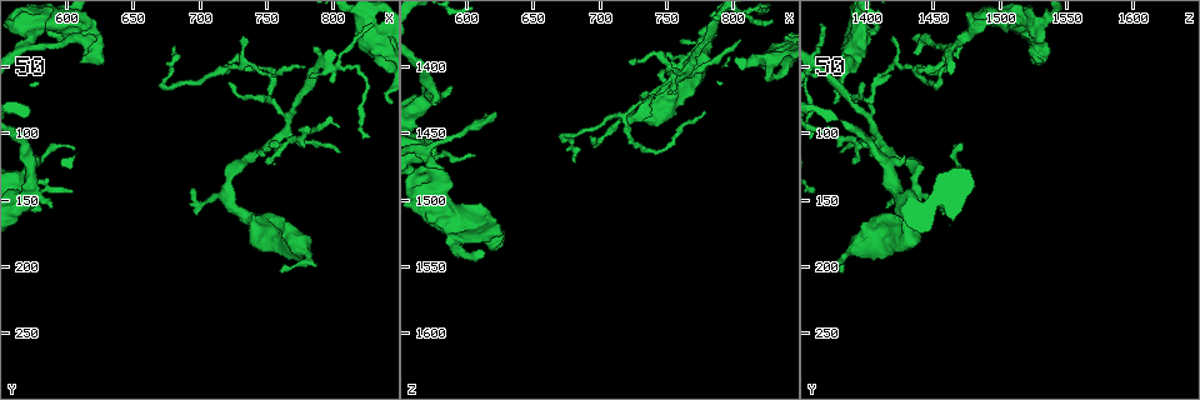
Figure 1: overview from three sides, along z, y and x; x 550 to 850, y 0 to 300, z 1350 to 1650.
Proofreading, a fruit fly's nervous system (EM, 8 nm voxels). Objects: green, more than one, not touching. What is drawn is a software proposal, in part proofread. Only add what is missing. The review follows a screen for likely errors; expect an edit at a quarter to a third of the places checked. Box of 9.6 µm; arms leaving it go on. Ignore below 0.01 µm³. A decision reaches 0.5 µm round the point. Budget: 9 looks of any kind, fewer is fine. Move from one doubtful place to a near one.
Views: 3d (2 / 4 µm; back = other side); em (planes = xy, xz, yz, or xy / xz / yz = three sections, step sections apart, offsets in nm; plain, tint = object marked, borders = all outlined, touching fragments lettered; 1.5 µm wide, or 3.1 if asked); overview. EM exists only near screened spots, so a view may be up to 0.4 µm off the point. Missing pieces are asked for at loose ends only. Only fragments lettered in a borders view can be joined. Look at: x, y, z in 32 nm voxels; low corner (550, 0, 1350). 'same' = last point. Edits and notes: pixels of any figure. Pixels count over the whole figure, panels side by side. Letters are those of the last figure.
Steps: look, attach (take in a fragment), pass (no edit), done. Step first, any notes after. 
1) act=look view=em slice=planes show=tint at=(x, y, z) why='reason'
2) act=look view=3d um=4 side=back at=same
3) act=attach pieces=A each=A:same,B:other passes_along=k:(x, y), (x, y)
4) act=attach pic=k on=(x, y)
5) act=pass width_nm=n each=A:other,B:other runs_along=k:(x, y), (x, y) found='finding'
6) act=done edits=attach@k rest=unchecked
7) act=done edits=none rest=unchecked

act=look view=3d um=2 at=(626, 48, 1524) why='stops while still wide'

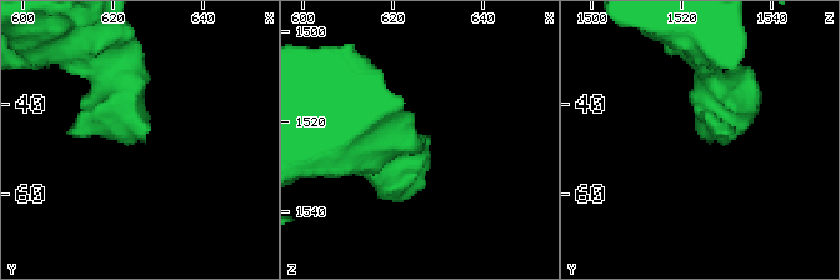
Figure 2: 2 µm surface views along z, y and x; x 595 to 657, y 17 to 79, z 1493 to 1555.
act=look view=em slice=xz step=8 show=plain at=(627, 47, 1525)

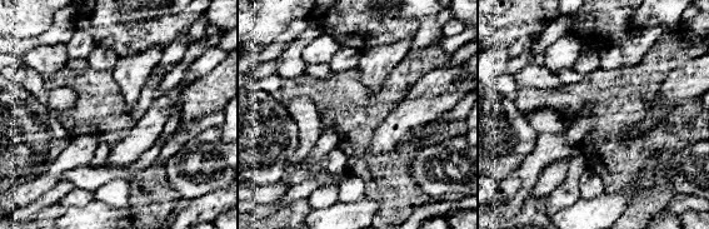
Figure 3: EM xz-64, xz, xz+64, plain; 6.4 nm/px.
act=look view=em slice=xz step=8 show=borders at=same why='see the neighbours'

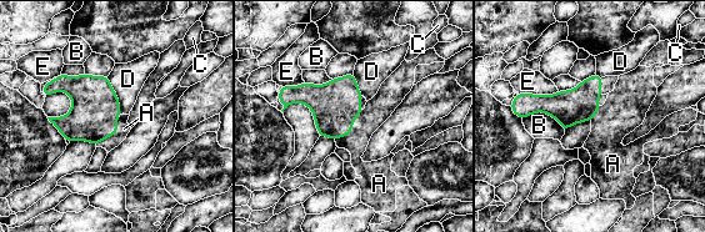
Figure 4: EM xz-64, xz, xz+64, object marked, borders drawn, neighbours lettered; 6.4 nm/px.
act=attach pieces=A each=A:same,B:other,C:other,D:other,E:other found='it goes on there'

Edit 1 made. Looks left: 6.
act=look view=overview why='redraw'

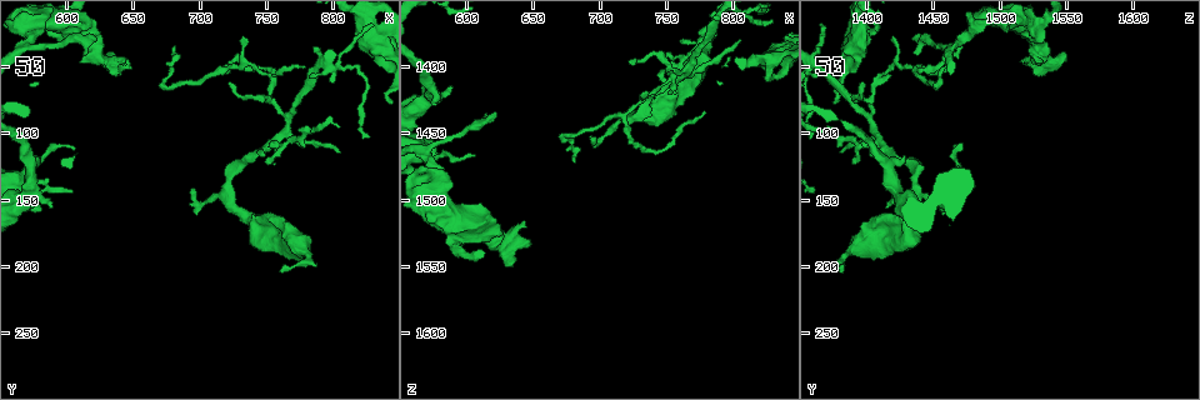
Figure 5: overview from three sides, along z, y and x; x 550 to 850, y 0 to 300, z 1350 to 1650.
act=look view=em slice=yz step=8 show=borders at=(682, 34, 1472) why='free end'

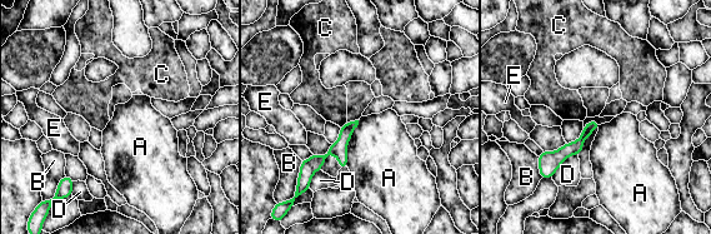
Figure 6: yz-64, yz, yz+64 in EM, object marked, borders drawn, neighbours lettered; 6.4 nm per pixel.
act=look view=em slice=planes show=borders at=same

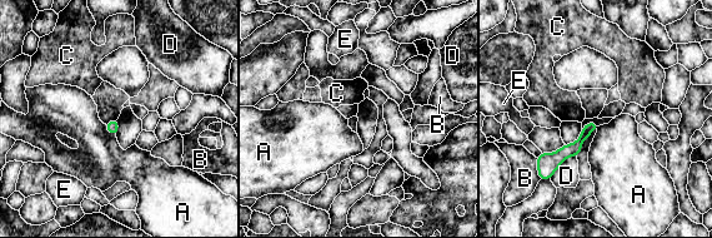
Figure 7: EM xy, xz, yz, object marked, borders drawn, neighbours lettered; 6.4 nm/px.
act=pass each=A:other,B:other,C:other,D:other,E:other runs_along=7:(593, 127), (571, 149), (541, 165) found='no lettered fragment goes on from it'

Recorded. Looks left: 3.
act=look view=3d um=2 at=(612, 40, 1438) why='branch stops here'

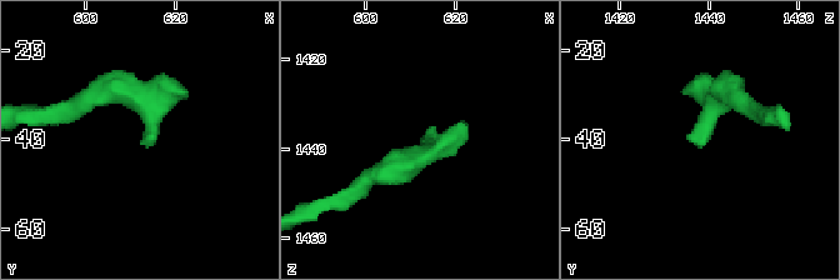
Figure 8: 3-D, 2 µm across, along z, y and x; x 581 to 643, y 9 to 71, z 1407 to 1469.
act=look view=em slice=planes show=borders at=(613, 41, 1437) why='need the tissue'

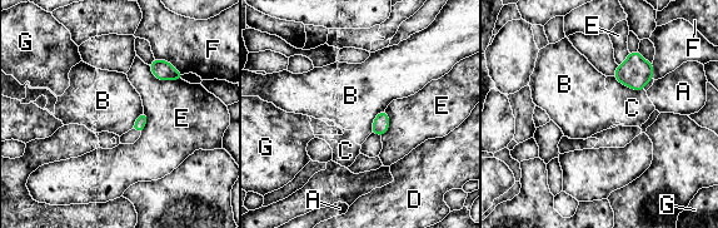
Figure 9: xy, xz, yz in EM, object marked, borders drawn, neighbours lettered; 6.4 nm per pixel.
act=pass each=A:other,B:other,C:other,D:other,E:other,F:other,G:other border=9:(384, 109), (375, 117), (370, 132) found='no lettered fragment goes on from it'

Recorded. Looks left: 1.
act=done edits=attach@4 rest=unchecked

